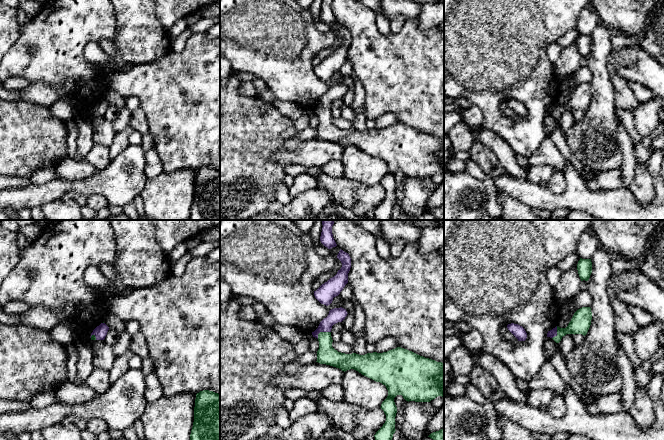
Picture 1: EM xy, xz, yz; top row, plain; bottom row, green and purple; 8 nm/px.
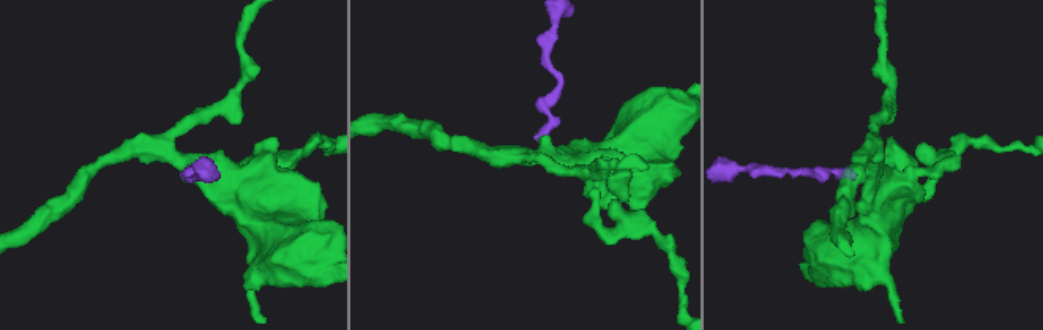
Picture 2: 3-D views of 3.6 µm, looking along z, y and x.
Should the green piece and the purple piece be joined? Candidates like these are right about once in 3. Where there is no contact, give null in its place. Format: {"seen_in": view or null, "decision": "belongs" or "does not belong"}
{"seen_in": "xz", "decision": "belongs"}

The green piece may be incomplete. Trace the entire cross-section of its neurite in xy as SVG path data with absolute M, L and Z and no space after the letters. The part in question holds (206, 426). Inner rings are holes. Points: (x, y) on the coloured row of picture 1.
M209 390L196 394L190 440L220 440L220 394Z

